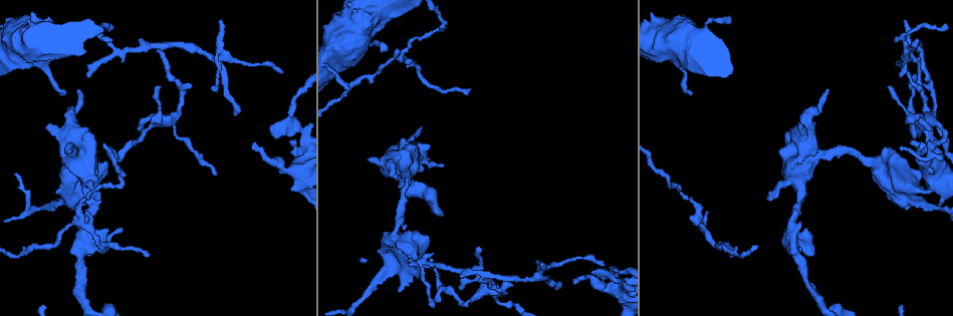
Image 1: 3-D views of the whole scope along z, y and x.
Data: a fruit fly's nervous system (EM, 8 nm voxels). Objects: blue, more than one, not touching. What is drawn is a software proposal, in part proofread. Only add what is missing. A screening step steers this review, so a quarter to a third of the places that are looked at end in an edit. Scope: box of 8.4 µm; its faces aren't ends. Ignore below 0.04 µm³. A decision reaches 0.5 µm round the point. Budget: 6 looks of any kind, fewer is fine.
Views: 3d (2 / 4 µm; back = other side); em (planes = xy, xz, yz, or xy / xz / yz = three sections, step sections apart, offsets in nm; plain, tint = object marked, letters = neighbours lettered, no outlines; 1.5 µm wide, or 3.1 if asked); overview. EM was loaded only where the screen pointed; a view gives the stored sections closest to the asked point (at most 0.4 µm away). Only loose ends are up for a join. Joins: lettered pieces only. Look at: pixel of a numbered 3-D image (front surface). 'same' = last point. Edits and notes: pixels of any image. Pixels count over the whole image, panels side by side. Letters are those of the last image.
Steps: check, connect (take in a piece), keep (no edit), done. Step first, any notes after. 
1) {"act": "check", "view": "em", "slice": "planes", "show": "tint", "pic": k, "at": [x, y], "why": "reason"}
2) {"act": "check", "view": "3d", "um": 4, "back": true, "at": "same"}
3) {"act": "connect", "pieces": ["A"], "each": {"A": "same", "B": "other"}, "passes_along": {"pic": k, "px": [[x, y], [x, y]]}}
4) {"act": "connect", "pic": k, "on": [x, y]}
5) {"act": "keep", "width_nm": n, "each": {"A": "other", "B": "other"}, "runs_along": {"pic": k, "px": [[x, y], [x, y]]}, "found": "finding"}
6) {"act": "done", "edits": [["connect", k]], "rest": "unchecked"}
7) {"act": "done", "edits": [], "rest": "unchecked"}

{"act": "check", "view": "3d", "um": 2, "pic": 1, "at": [64, 91], "why": "free end"}

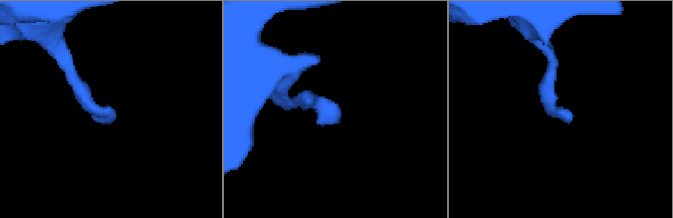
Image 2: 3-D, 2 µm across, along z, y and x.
{"act": "check", "view": "em", "slice": "planes", "show": "tint", "pic": 2, "at": [339, 110], "why": "shape alone is not enough"}

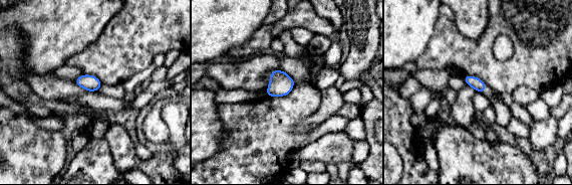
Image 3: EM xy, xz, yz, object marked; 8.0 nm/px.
{"act": "check", "view": "em", "slice": "planes", "show": "letters", "at": "same"}

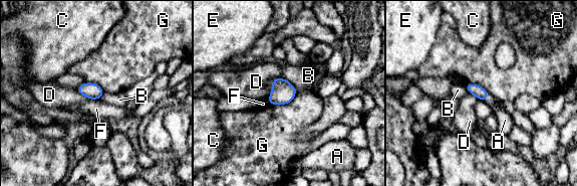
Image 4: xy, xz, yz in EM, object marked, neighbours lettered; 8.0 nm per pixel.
{"act": "connect", "pieces": ["A"], "longest_contact_nm": ["G", 260], "each": {"A": "same", "B": "other", "C": "other", "D": "other", "E": "other", "F": "other", "G": "other"}, "passes_along": {"pic": 4, "px": [[477, 90], [486, 99], [505, 120]]}, "found": "it goes on there"}

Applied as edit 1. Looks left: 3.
{"act": "check", "view": "overview"}

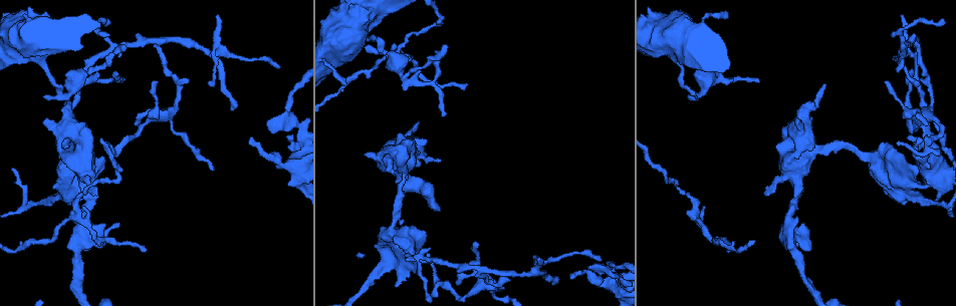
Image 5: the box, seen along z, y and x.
{"act": "check", "view": "em", "slice": "xz", "step": 4, "show": "letters", "pic": 5, "at": [377, 236], "why": "thick end"}

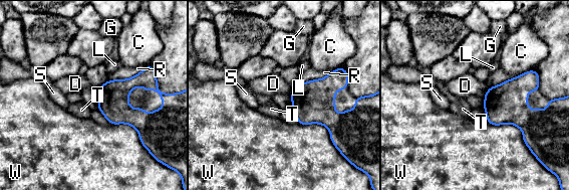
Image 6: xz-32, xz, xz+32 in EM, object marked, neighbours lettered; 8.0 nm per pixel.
{"act": "check", "view": "em", "slice": "planes", "show": "letters", "at": "same", "why": "another direction"}

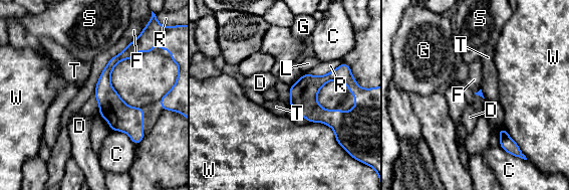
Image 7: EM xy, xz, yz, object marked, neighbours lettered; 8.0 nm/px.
{"act": "keep", "each": {"C": "other", "D": "other", "F": "other", "G": "other", "L": "other", "R": "other", "S": "other", "T": "other", "W": "other"}, "runs_along": {"pic": 7, "px": [[130, 48], [106, 71], [105, 94], [133, 138]]}, "found": "none of them fits"}

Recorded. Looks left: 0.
{"act": "done", "edits": [["connect", 4]], "rest": "unchecked"}

